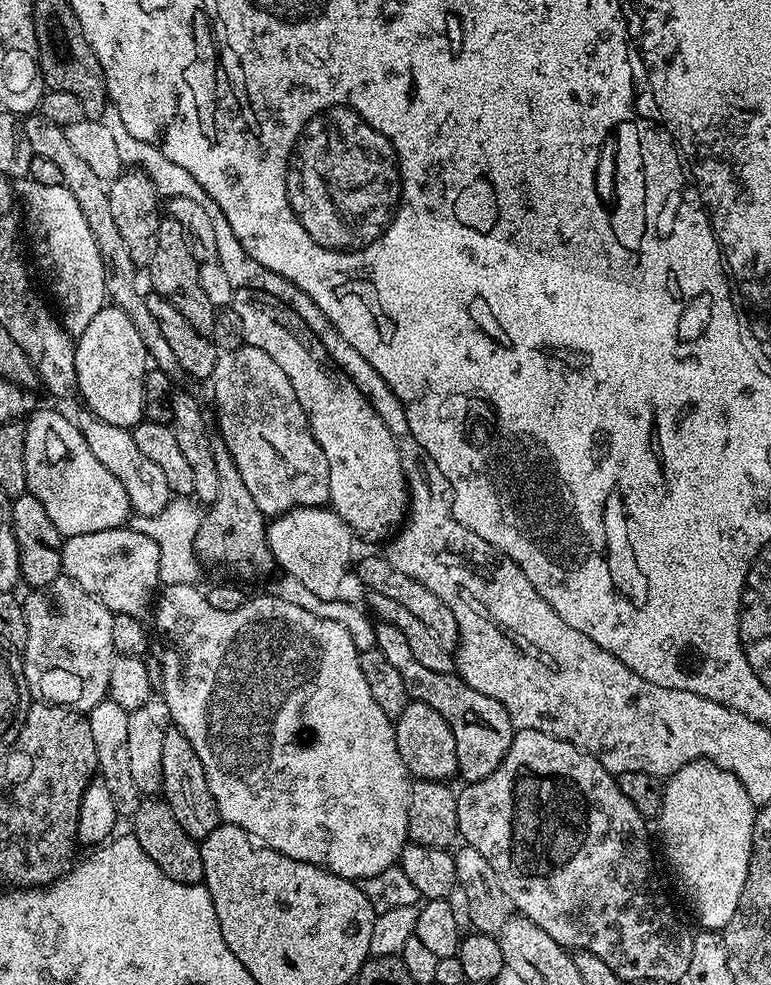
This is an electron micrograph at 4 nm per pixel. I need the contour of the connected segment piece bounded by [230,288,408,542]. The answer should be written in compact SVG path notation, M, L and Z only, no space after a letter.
M237 288L233 291L231 305L235 314L242 321L244 343L270 354L274 362L290 378L290 386L294 386L294 394L298 394L298 402L308 416L308 425L322 446L322 454L326 454L326 466L330 466L330 507L337 512L357 537L364 540L387 541L403 525L408 515L408 483L402 470L402 458L398 458L396 440L386 430L386 422L374 414L374 406L366 402L362 390L346 378L346 374L326 354L326 346L312 333L310 326L290 310L290 306L281 304L278 298L270 294L262 294L262 290Z

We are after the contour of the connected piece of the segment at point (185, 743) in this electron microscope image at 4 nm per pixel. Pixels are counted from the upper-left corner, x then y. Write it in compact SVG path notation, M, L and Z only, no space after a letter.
M175 726L165 727L162 738L162 798L174 810L174 818L178 818L182 830L198 842L205 840L222 822L214 794L210 794L210 782L206 782L202 758L190 746L190 738Z

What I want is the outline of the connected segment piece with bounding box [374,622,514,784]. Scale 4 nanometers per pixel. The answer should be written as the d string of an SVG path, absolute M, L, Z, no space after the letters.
M383 622L377 623L374 628L374 644L398 669L398 674L406 686L409 697L418 702L426 702L426 706L438 710L438 714L442 714L442 718L446 718L446 722L454 734L454 750L458 750L459 779L462 778L461 781L464 784L473 784L482 778L490 778L490 774L494 774L494 770L498 770L502 758L506 758L506 752L510 750L510 742L514 735L510 714L506 714L506 706L502 706L502 702L494 702L494 698L486 698L486 694L481 694L479 690L474 690L474 686L470 686L455 671L439 672L422 666L422 662L418 662L418 658L414 658L414 654L410 654L410 645L407 644L406 638L402 638L402 630L398 630L398 626Z

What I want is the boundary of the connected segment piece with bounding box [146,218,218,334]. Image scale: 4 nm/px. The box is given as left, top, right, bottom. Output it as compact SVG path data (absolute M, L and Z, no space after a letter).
M171 218L161 219L154 246L154 258L146 266L146 272L152 279L151 291L157 296L166 298L166 302L171 302L184 315L186 322L194 326L194 330L210 334L214 330L218 309L210 302L210 298L206 298L202 290L202 282L198 278L200 265L201 261L197 260L196 255L192 253L192 246L184 227Z

